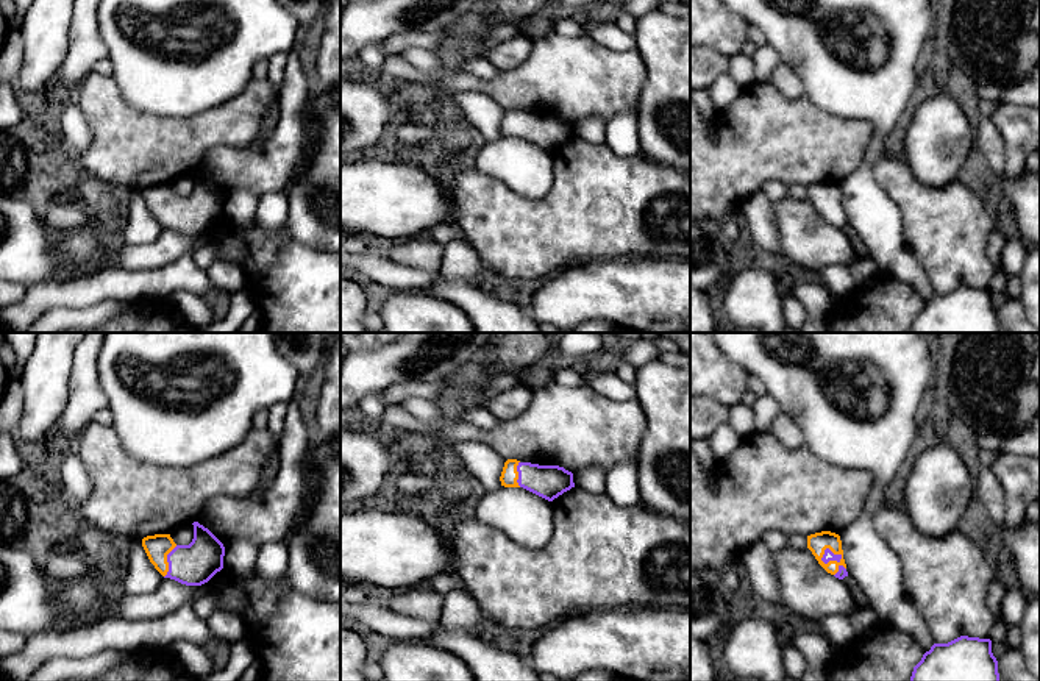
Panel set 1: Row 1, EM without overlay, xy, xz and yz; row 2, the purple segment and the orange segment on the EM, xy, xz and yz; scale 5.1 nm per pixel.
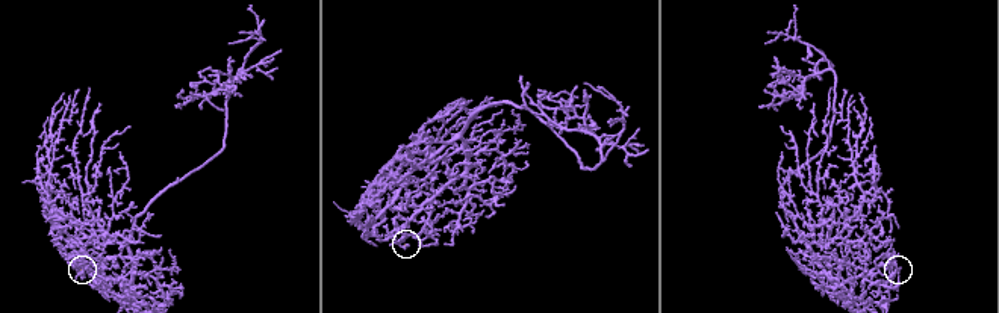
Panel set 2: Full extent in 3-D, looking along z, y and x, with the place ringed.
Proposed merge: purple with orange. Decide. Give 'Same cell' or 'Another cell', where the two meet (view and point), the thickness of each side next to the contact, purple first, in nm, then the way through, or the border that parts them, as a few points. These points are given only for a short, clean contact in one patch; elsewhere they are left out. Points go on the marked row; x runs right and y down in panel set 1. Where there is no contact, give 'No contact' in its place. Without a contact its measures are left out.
Same cell. Touches purple at yz (840, 558). Thickness 50 nm (purple) against 100 nm. Path across: yz (828, 555), (840, 558), (819, 542)

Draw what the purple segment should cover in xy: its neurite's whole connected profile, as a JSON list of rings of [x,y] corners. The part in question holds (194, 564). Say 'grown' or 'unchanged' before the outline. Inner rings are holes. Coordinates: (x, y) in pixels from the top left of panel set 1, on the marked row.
grown; [[[194,522],[194,539],[189,545],[176,545],[170,534],[142,539],[142,547],[164,576],[186,586],[201,586],[223,569],[225,547],[203,525]]]

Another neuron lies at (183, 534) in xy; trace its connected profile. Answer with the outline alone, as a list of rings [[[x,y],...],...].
[[[183,525],[169,533],[176,545],[189,545],[194,539],[194,525]]]

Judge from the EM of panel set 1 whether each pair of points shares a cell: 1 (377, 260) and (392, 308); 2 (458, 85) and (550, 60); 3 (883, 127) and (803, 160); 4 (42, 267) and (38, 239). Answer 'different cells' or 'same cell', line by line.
1: different cells
2: same cell
3: different cells
4: same cell

